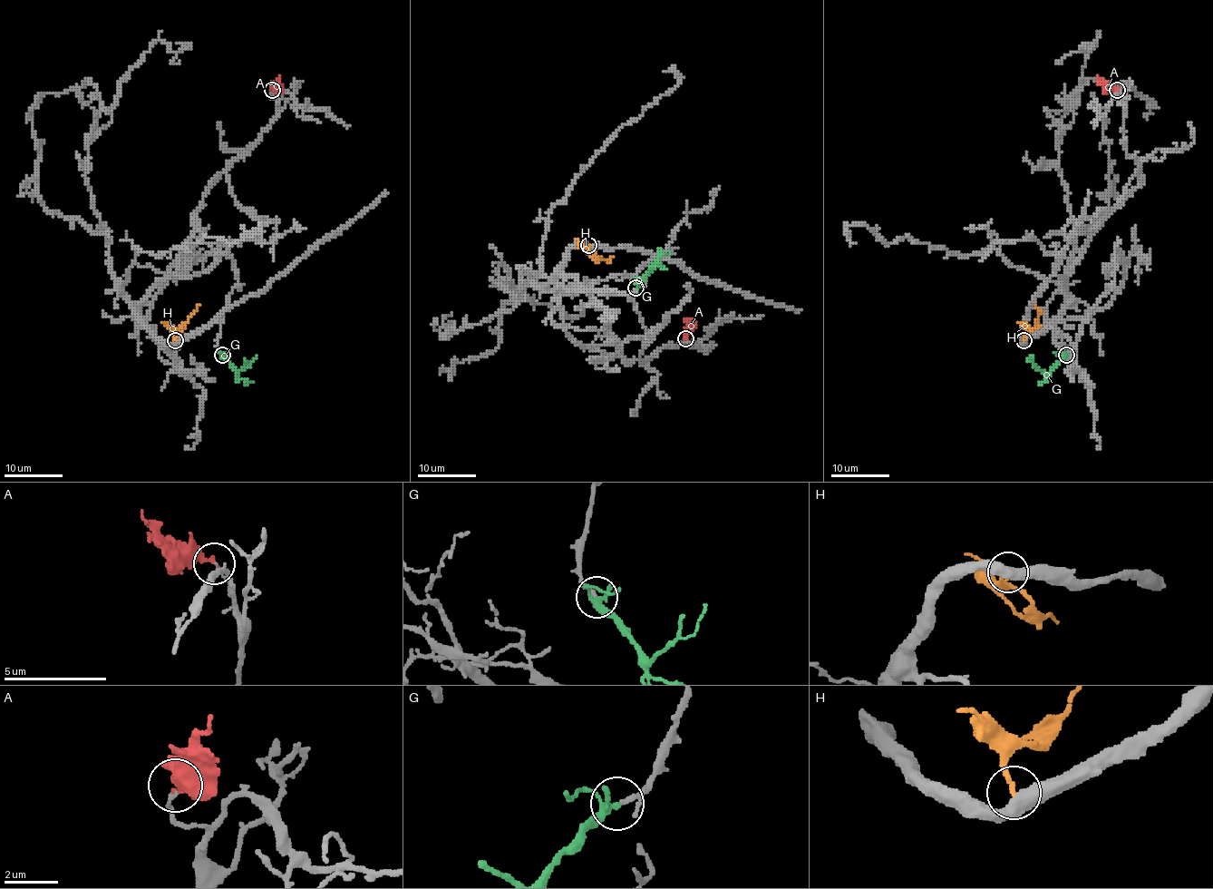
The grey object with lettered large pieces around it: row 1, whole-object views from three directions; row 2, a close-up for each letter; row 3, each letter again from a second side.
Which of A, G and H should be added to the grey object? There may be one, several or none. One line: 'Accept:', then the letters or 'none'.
Accept: G

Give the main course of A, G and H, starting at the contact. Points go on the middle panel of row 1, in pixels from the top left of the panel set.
A: (686, 338), (686, 327), (693, 317)
G: (636, 287), (651, 266), (668, 251)
H: (589, 246), (587, 249), (597, 258), (609, 260), (613, 258)

